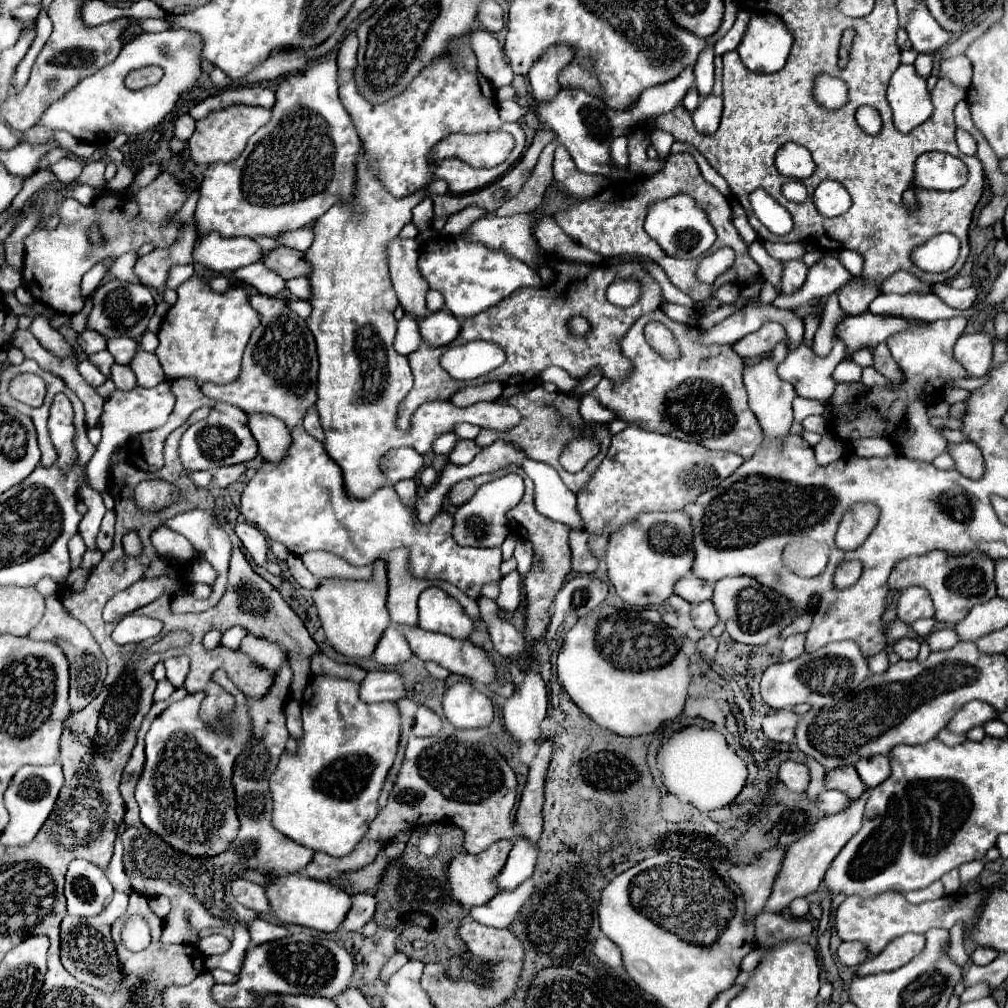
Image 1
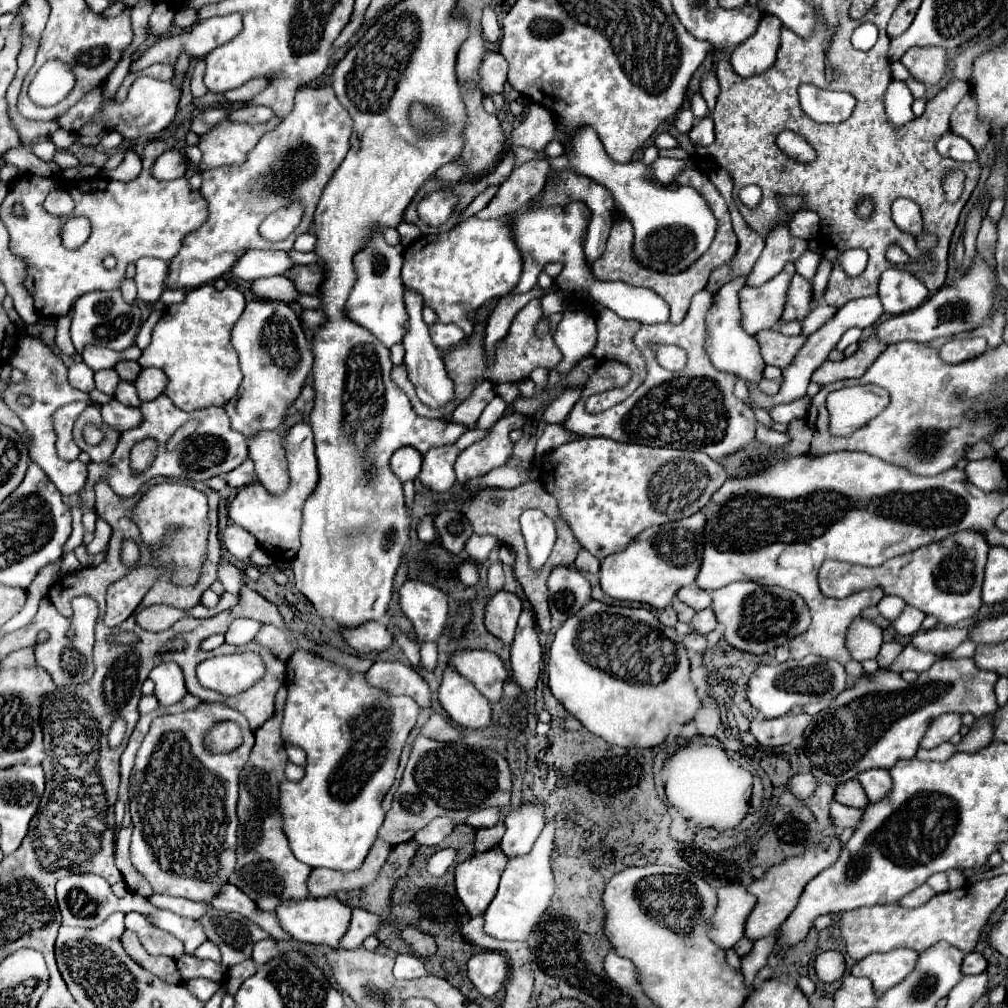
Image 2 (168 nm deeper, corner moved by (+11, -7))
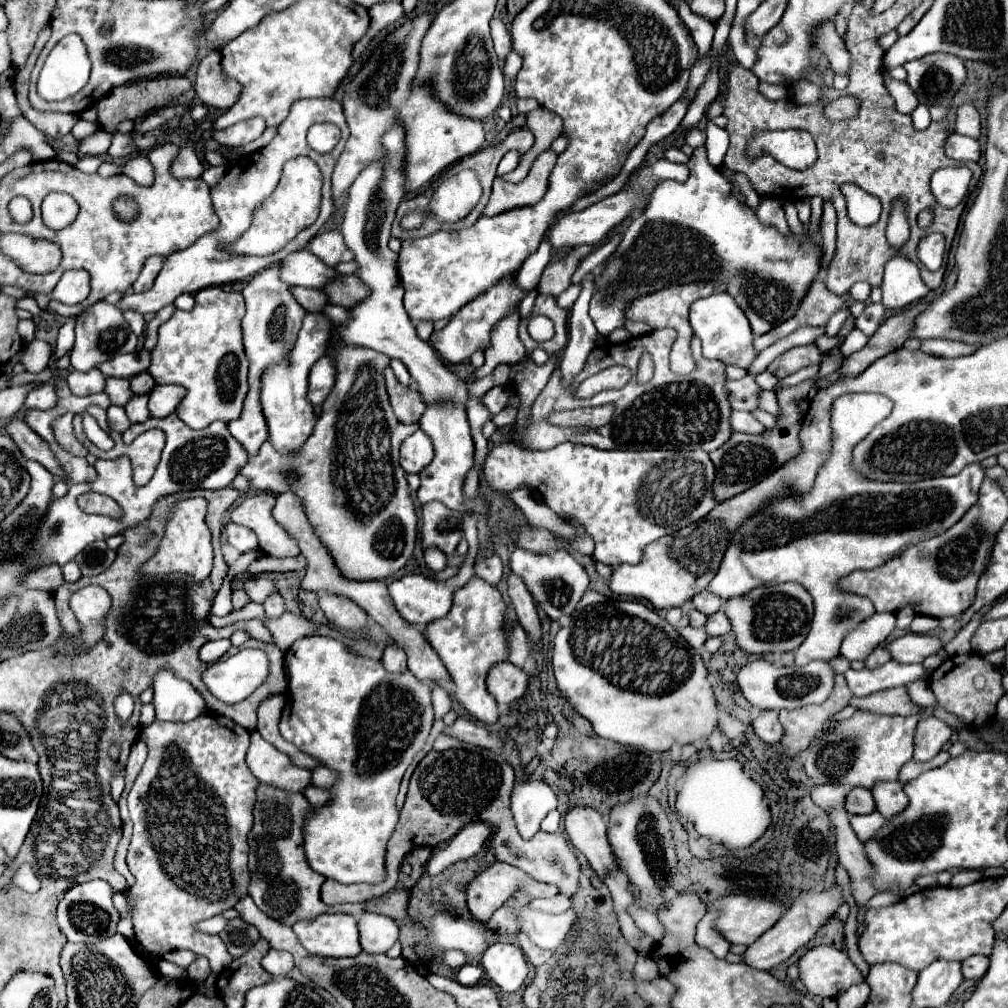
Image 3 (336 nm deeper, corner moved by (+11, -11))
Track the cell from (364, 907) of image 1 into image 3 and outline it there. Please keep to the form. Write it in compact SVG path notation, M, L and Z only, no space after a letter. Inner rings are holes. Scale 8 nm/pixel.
M363 913L359 919L361 945L367 953L385 953L399 939L399 927L391 917L377 913Z

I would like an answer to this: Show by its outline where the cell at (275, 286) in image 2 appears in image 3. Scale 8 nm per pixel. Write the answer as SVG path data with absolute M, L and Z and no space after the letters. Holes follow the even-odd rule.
M293 287L291 289L295 293L295 299L303 305L305 311L315 311L321 313L327 305L327 295L321 289L303 289L303 287Z

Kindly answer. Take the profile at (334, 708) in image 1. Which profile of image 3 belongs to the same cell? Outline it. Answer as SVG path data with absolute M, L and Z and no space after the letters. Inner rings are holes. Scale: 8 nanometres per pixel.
M309 635L309 637L301 637L297 639L285 653L285 665L287 665L287 695L289 695L289 703L283 711L279 729L285 741L291 741L293 745L297 745L301 751L323 759L323 763L329 769L337 769L339 771L339 781L337 785L331 789L333 793L333 803L315 809L315 813L307 819L305 825L305 853L307 853L307 861L309 865L325 875L327 879L335 879L339 883L381 883L387 877L385 871L385 853L387 853L387 841L391 837L391 833L395 831L395 825L399 821L399 811L395 807L395 797L399 793L399 783L403 779L403 773L407 771L407 767L411 765L413 757L421 751L421 747L425 745L429 731L433 727L433 703L431 703L431 687L421 683L411 671L405 673L389 673L385 671L383 663L377 659L369 659L369 657L359 657L355 653L351 653L341 641L331 639L331 637L319 637L319 635Z

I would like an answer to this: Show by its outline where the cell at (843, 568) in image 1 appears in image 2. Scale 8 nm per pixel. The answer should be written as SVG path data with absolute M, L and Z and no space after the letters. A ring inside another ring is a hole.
M957 533L955 537L947 537L941 543L931 543L923 549L911 551L907 555L895 557L881 567L859 567L859 565L849 565L843 561L825 561L823 567L819 569L819 587L825 597L847 597L851 593L871 589L875 585L883 587L887 595L897 595L901 597L907 605L921 609L925 615L937 617L941 625L957 625L965 619L971 619L983 605L981 601L981 585L983 585L983 569L987 561L987 551L989 545L981 533Z

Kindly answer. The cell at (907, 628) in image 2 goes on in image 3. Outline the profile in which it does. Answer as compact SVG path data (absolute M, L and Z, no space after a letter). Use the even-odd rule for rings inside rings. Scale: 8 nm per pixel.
M917 615L911 623L911 631L913 633L931 633L939 627L939 619L935 617L927 617L927 615Z

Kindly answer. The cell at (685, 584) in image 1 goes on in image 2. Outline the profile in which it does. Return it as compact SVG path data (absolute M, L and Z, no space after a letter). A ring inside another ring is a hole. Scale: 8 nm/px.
M687 585L687 587L681 587L675 595L679 601L683 601L685 605L693 607L695 611L701 611L701 609L707 609L711 605L711 595L703 589L699 589L697 585Z

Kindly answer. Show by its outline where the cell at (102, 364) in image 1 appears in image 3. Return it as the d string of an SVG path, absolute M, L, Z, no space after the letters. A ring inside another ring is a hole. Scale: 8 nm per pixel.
M109 377L105 391L107 391L107 395L111 397L111 403L121 405L121 407L125 407L125 405L129 403L129 399L133 397L133 391L131 391L131 387L129 387L129 379Z

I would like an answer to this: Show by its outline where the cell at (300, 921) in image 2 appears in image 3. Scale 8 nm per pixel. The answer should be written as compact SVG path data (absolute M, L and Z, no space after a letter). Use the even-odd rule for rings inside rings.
M323 915L293 927L301 945L321 957L355 957L361 953L357 919L351 915Z

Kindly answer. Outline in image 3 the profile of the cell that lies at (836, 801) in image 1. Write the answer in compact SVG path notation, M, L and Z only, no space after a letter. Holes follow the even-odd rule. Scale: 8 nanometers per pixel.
M869 813L869 815L863 815L863 817L851 817L851 827L853 831L857 833L857 837L861 841L869 841L873 839L887 823L887 819L881 815L881 813Z

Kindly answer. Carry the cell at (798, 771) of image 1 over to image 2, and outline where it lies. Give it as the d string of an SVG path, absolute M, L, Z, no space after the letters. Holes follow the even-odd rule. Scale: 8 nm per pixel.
M801 773L801 775L795 775L787 781L789 791L799 799L811 797L811 793L815 791L815 785L817 785L817 781L815 781L815 777L811 777L811 773Z

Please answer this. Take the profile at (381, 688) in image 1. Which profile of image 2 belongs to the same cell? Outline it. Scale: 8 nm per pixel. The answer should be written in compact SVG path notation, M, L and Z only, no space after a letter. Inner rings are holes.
M377 661L365 673L367 683L387 695L413 697L419 707L431 705L431 691L427 683L407 665L399 661Z

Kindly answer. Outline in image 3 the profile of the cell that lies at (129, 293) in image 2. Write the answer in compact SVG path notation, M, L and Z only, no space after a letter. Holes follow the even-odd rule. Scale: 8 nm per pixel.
M125 311L123 315L125 315L125 321L129 323L131 331L133 331L135 335L141 335L141 333L143 333L143 325L145 325L143 315L141 315L141 313L137 313L137 311Z

